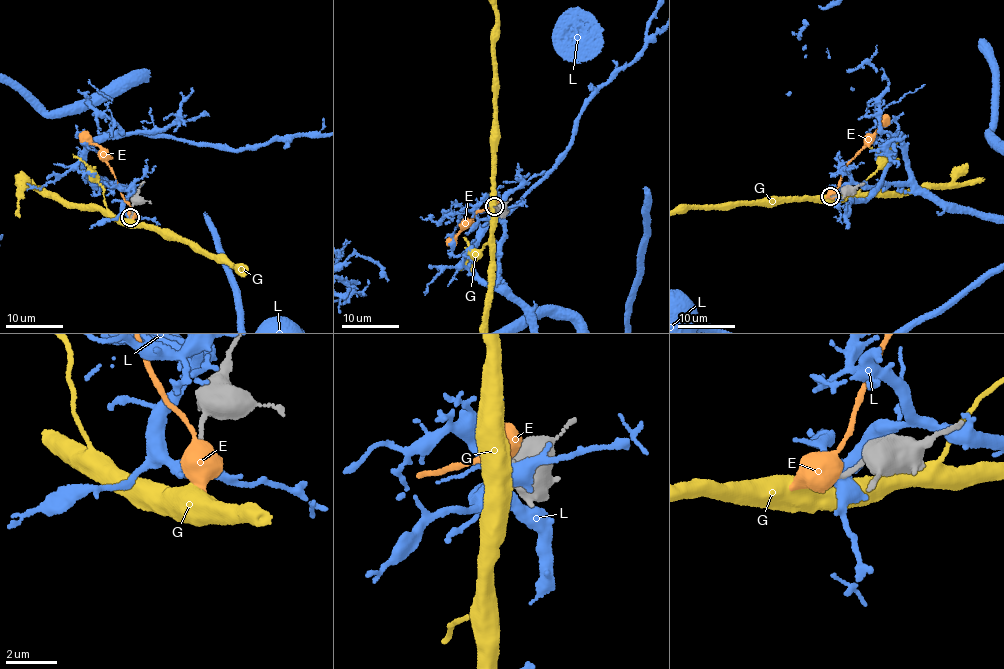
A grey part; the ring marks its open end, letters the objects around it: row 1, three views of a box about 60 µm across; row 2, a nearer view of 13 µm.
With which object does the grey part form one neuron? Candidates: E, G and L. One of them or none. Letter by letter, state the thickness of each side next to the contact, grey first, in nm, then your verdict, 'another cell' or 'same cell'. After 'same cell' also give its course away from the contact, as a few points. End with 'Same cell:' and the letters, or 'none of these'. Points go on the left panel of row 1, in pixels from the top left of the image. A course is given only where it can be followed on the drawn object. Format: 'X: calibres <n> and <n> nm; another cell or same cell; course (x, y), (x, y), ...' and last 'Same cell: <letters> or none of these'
E: calibres 200 and 750 nm; another cell
G: calibres 150 and 650 nm; same cell
L: calibres 220 and 440 nm; another cell
Same cell: G

